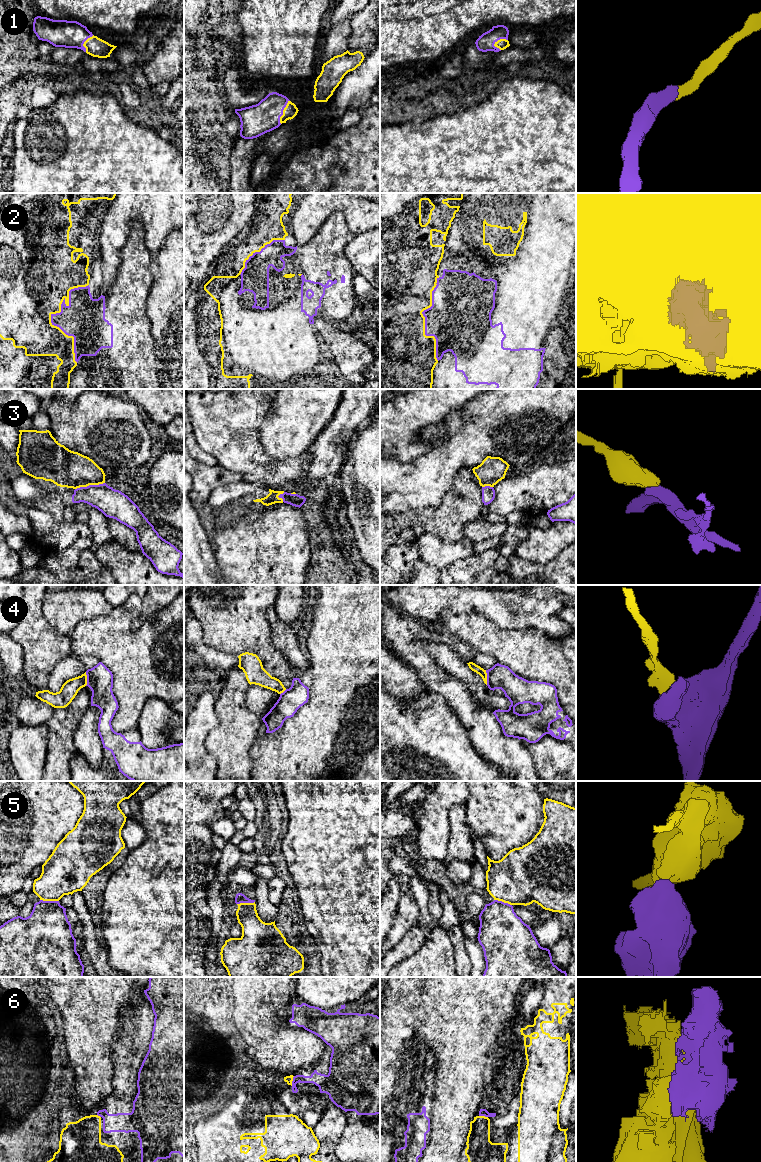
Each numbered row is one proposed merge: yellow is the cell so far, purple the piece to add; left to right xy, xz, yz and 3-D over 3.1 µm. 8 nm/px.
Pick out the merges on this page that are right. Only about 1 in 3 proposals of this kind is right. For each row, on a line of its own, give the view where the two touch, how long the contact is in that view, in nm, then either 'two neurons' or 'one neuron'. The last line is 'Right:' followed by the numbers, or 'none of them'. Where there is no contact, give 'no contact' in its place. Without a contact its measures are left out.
1: meets yellow in xz; contact 200 nm long; one neuron
2: meets yellow in xy; contact 650 nm long; two neurons
3: meets yellow in xy; contact 240 nm long; two neurons
4: meets yellow in yz; contact 120 nm long; two neurons
5: meets yellow in xy; contact 150 nm long; two neurons
6: meets yellow in xz; contact 80 nm long; two neurons
Right: 1

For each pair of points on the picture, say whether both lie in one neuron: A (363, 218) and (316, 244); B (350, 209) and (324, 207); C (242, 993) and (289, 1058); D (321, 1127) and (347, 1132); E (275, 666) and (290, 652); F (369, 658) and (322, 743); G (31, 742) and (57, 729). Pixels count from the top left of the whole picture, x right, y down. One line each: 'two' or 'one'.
A: two
B: one
C: one
D: two
E: two
F: one
G: two

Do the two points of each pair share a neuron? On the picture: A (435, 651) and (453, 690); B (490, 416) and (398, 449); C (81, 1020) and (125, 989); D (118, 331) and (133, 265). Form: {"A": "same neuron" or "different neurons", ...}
{"A": "different neurons", "B": "same neuron", "C": "same neuron", "D": "same neuron"}

